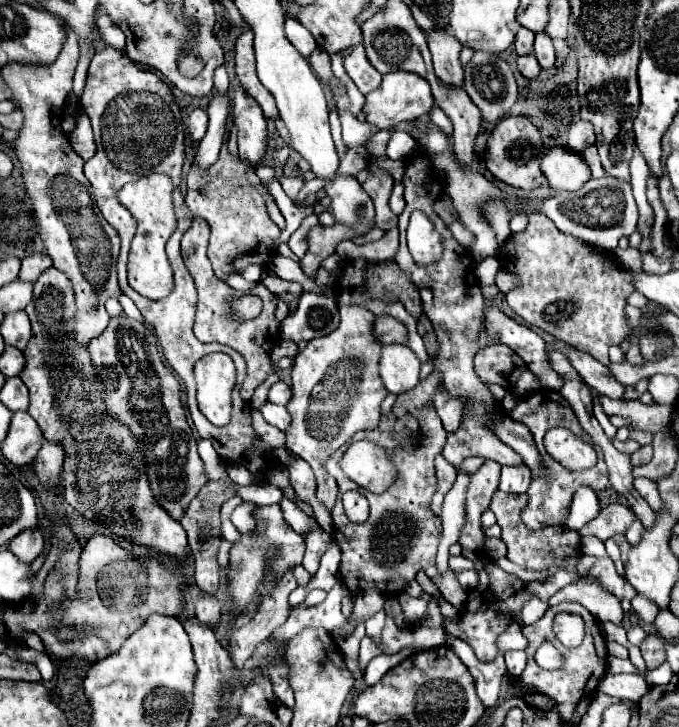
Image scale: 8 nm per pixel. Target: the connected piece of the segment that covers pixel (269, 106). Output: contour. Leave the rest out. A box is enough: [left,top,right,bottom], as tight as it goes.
[236,31,278,119]

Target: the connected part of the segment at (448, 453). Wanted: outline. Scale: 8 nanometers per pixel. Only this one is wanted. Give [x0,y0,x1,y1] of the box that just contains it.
[442,415,524,467]

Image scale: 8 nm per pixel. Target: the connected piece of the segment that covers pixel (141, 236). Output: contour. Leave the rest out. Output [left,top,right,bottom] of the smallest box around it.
[120,173,176,299]

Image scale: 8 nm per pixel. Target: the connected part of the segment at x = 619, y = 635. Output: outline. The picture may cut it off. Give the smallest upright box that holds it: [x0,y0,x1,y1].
[602,621,628,647]

